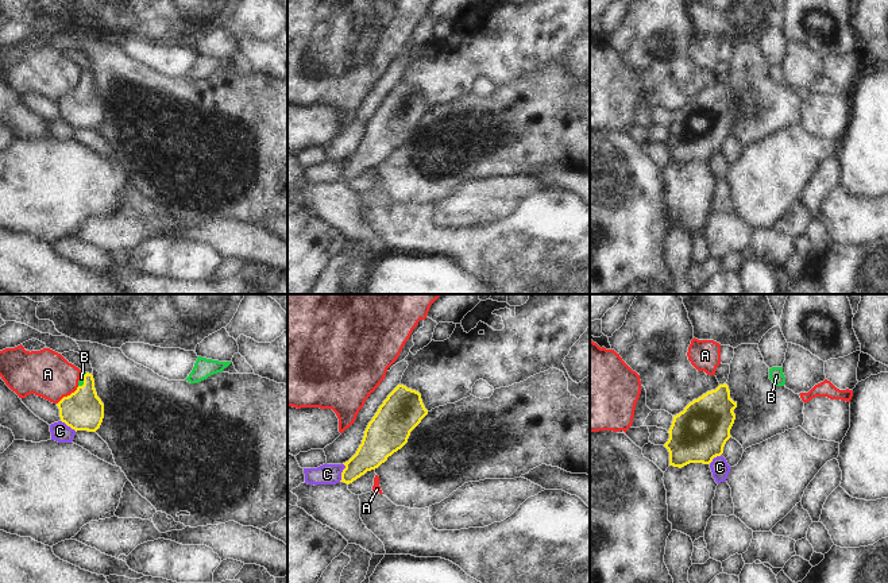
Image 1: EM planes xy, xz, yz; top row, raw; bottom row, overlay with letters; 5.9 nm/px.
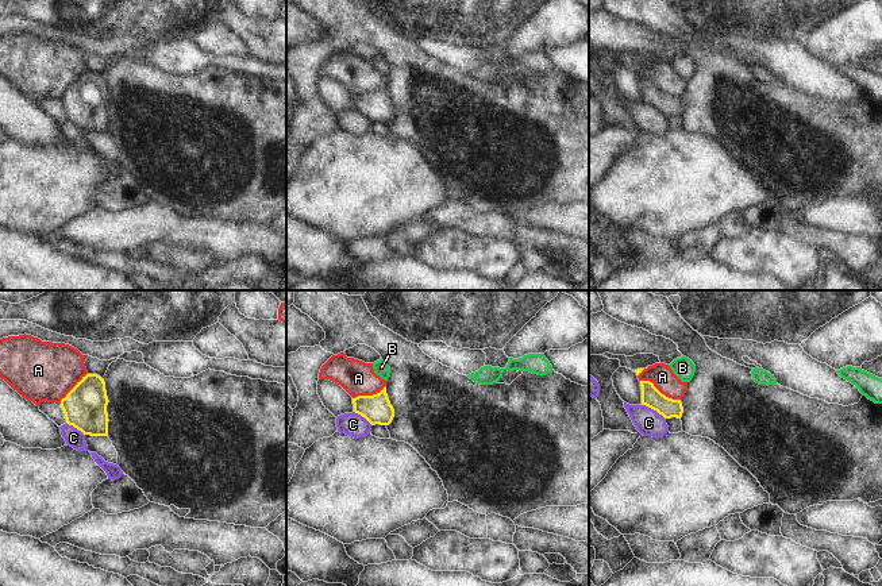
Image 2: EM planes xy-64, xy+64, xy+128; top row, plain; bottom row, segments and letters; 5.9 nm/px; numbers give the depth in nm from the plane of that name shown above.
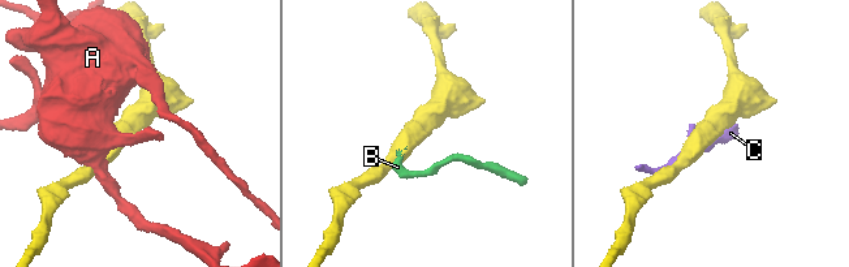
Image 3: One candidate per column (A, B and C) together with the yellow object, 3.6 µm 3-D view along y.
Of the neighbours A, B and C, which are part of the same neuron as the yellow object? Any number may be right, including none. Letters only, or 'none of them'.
B

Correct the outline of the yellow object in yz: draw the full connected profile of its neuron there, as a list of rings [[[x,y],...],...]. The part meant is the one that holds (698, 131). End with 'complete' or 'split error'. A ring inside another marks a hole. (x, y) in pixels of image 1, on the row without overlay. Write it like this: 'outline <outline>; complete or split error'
outline [[[723,81],[673,113],[669,136],[664,142],[669,150],[669,163],[682,166],[690,161],[710,162],[714,155],[721,154],[731,135],[736,105],[729,84]]]; complete

